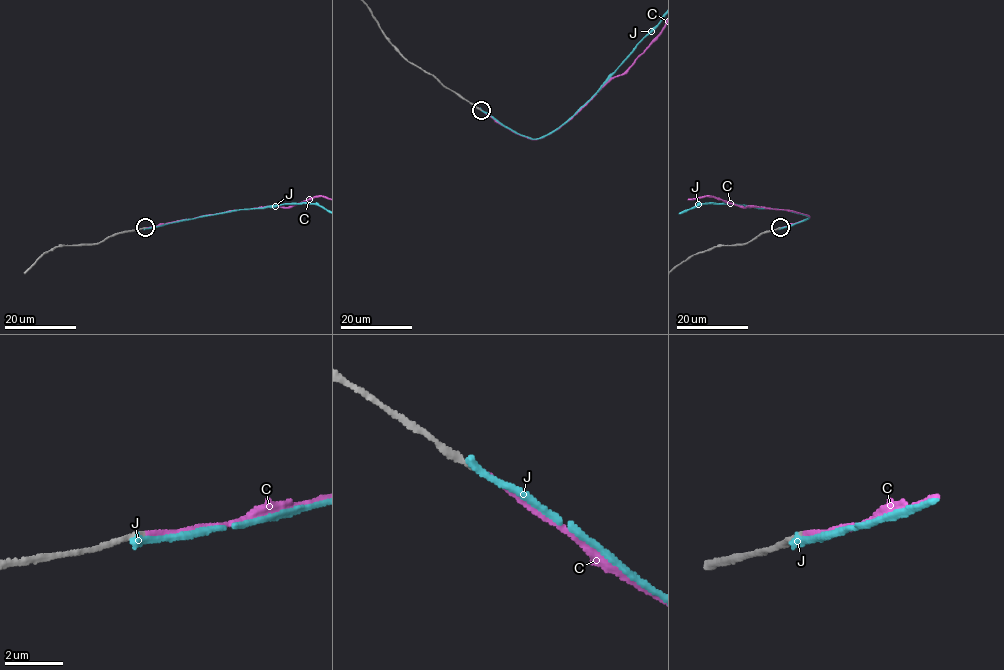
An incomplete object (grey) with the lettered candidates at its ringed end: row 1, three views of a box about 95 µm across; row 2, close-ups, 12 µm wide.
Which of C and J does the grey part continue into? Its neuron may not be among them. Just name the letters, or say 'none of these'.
C

